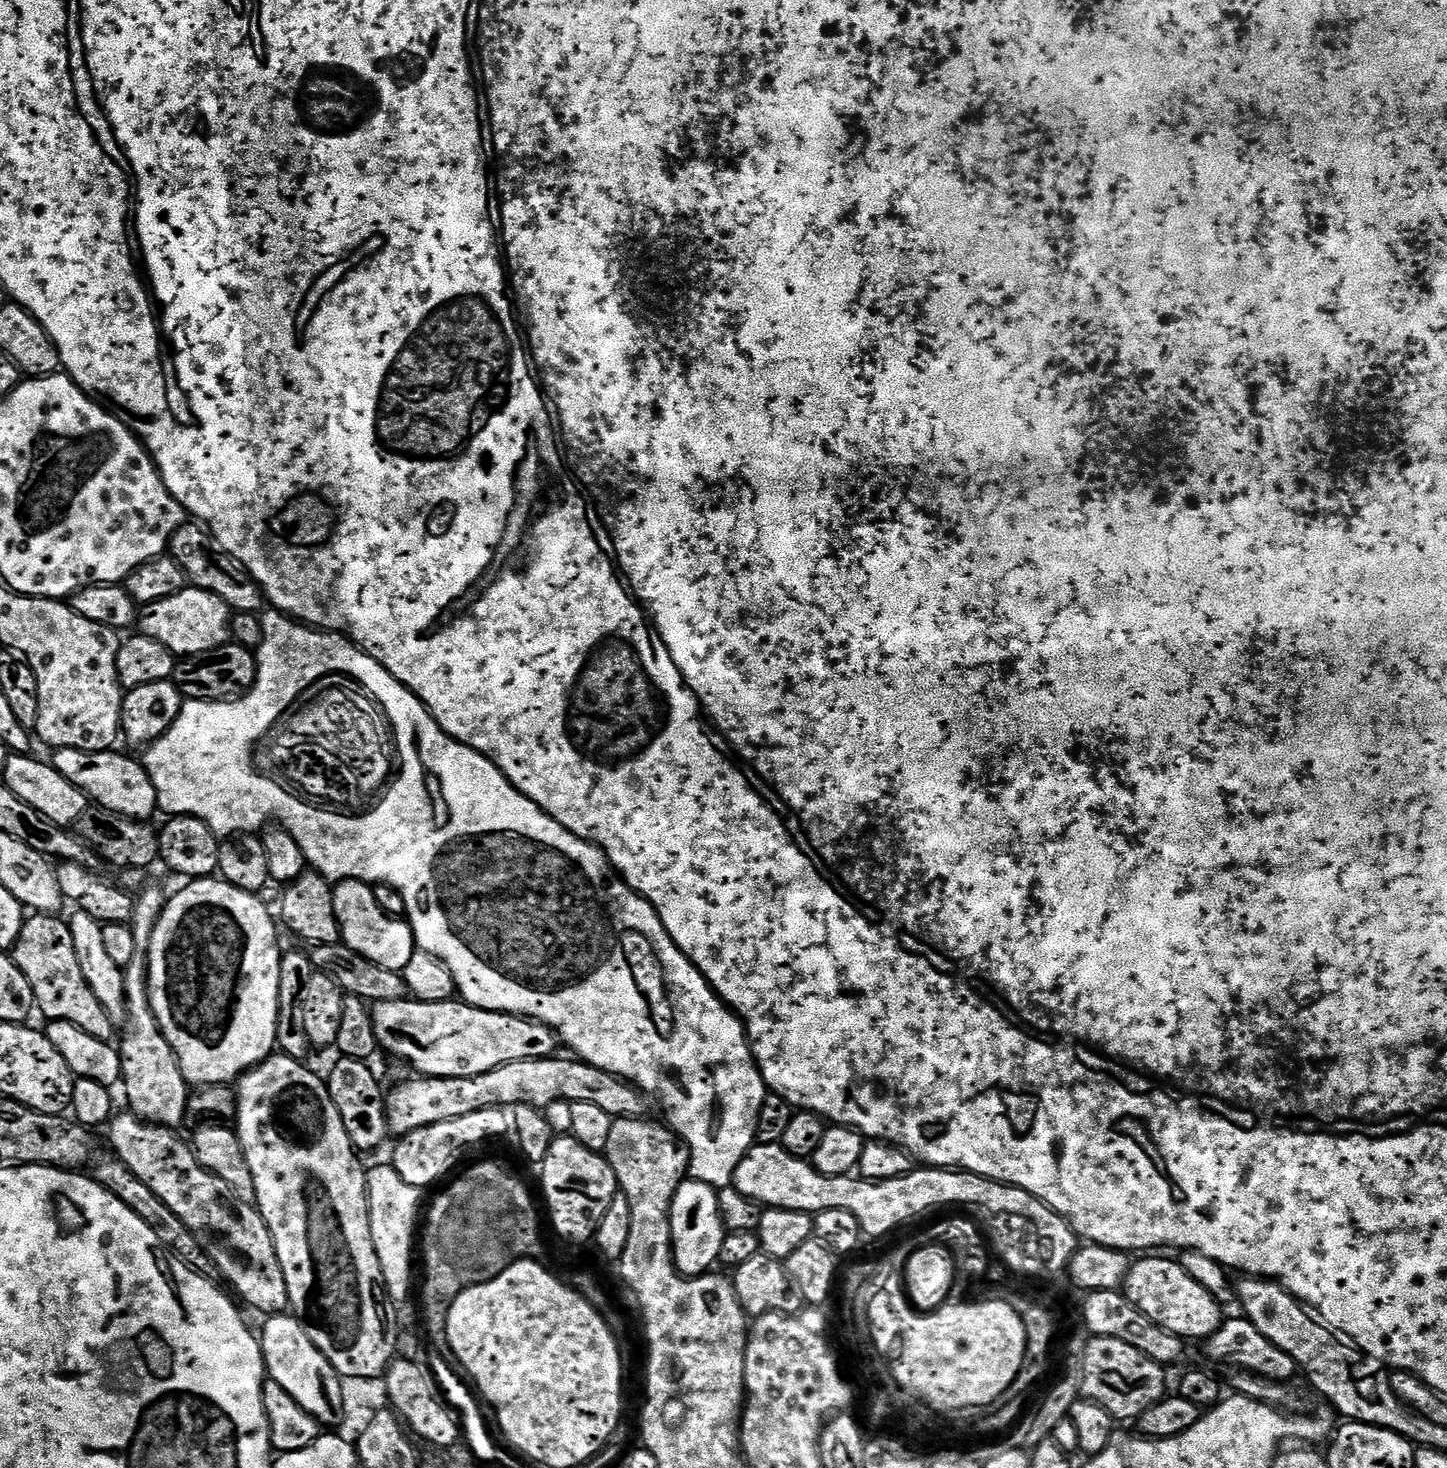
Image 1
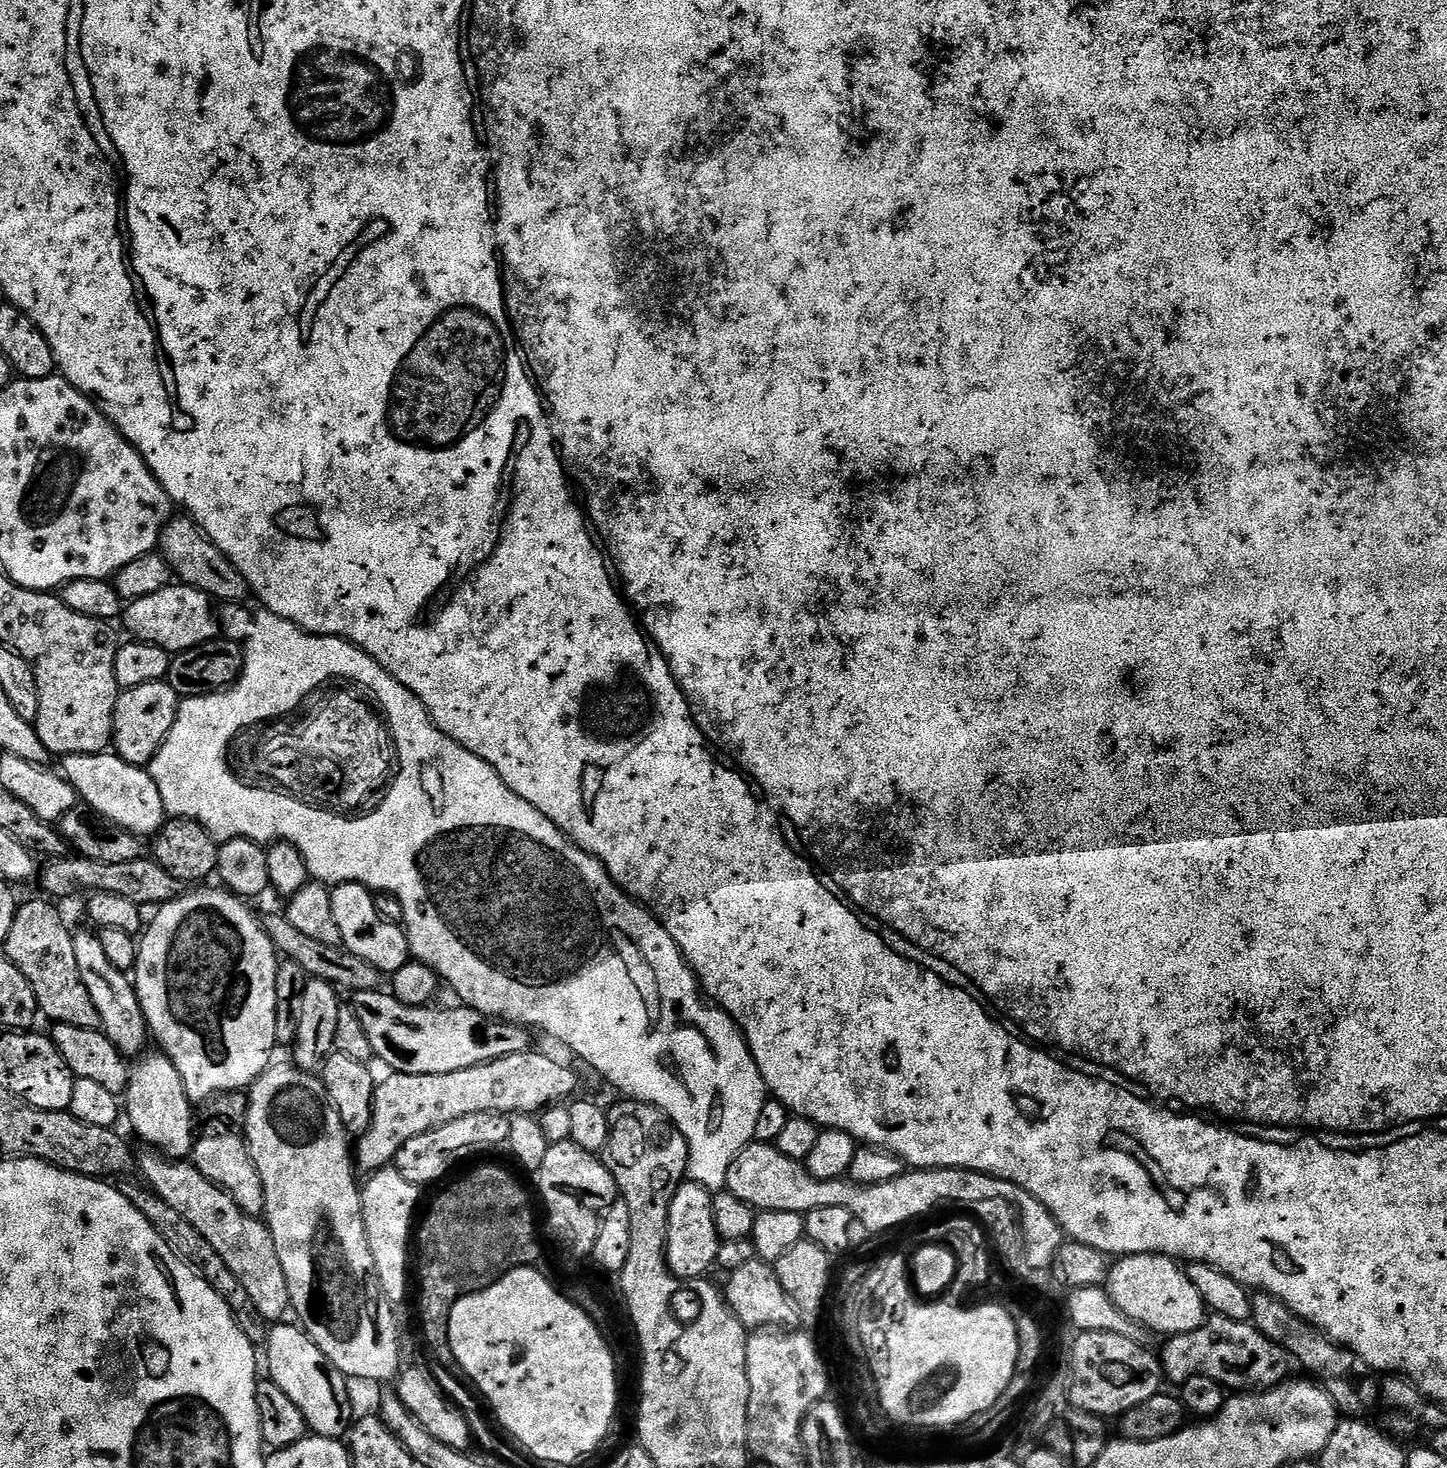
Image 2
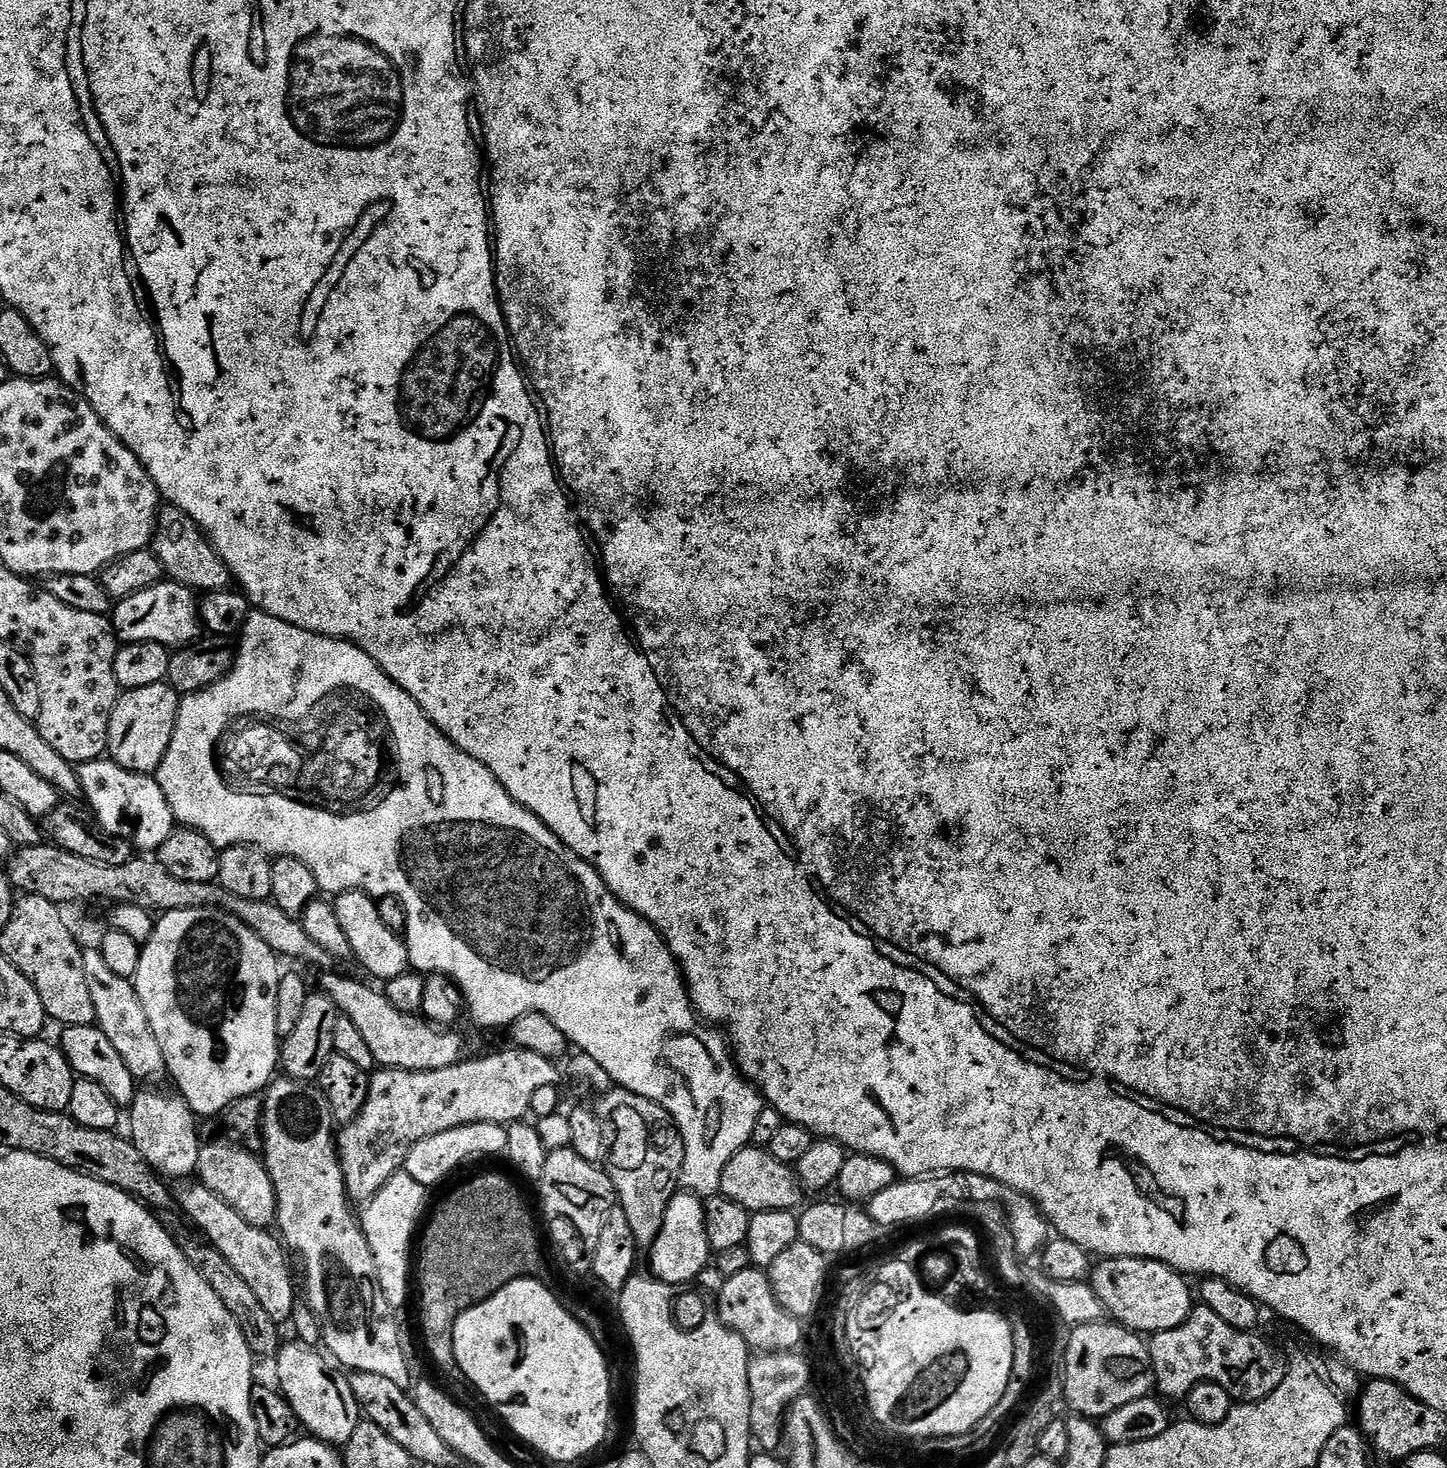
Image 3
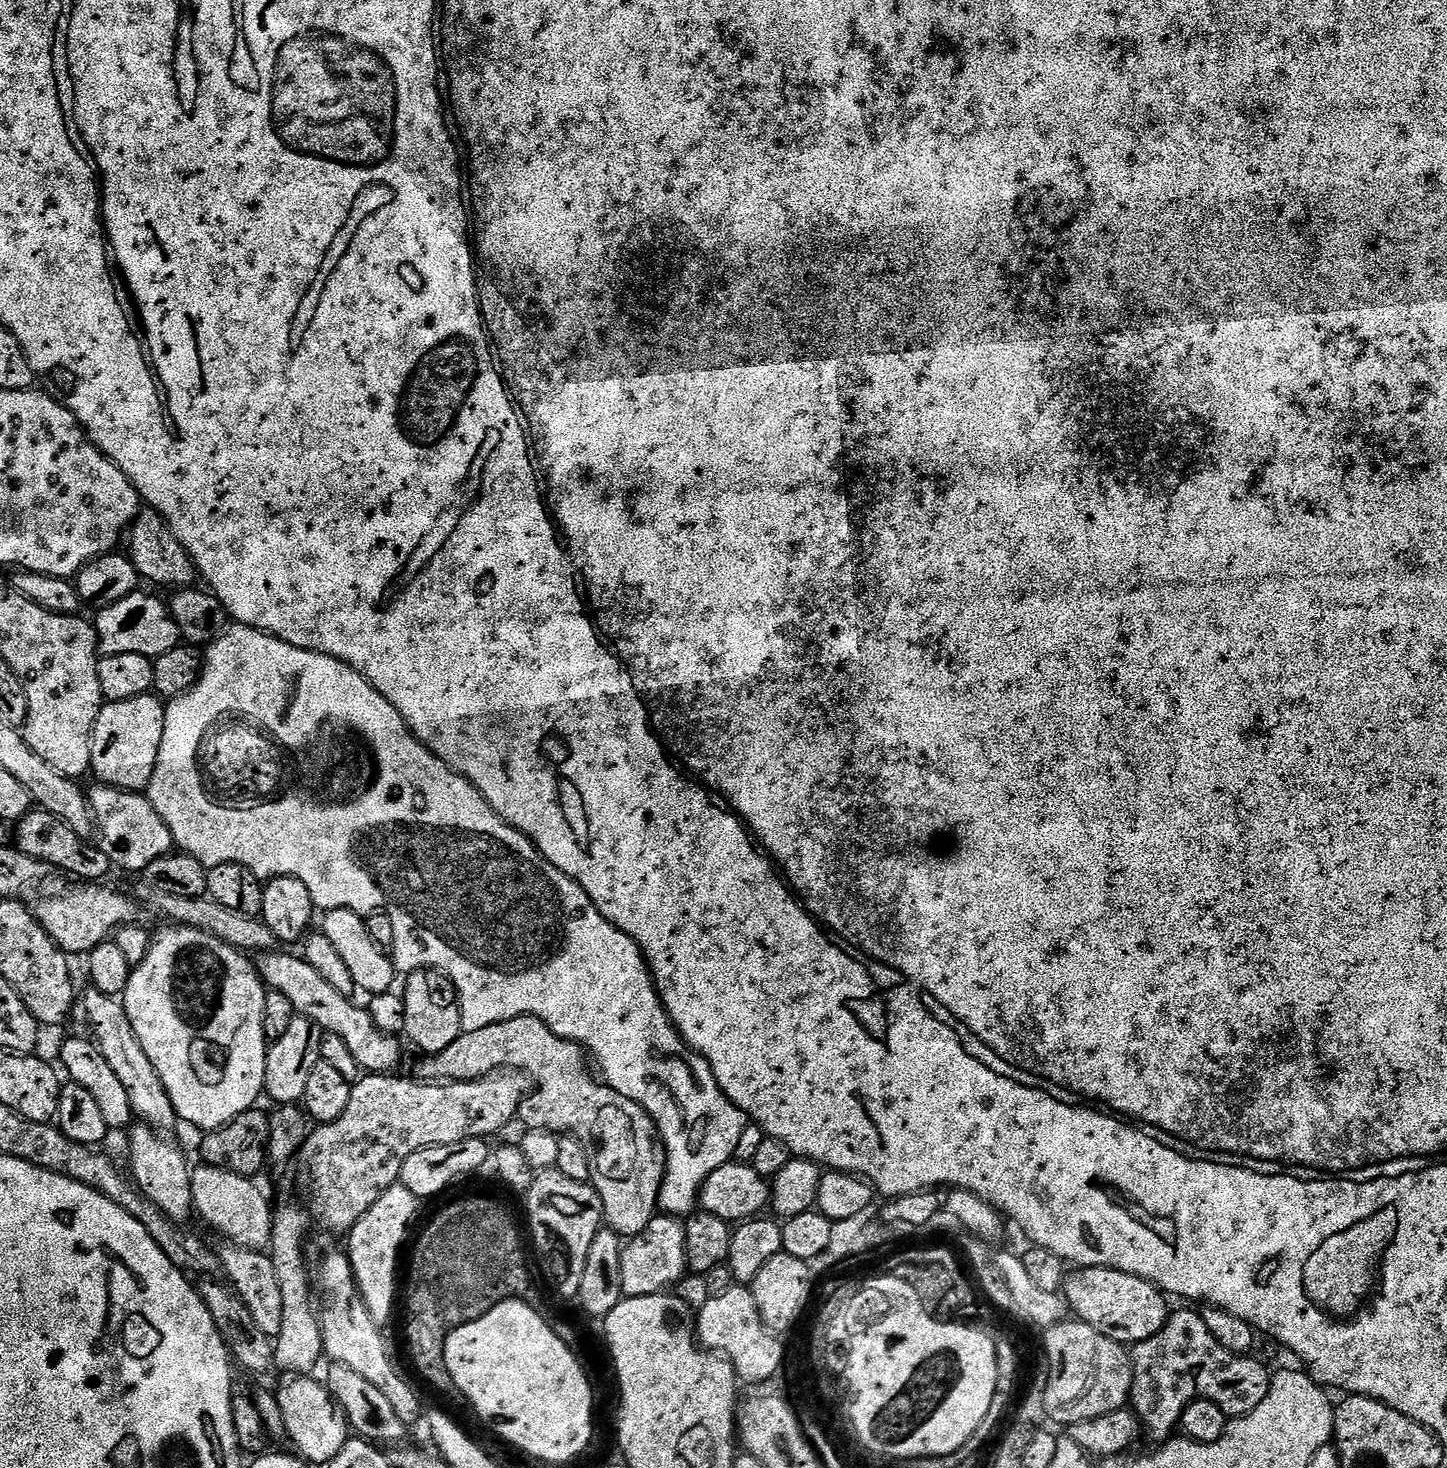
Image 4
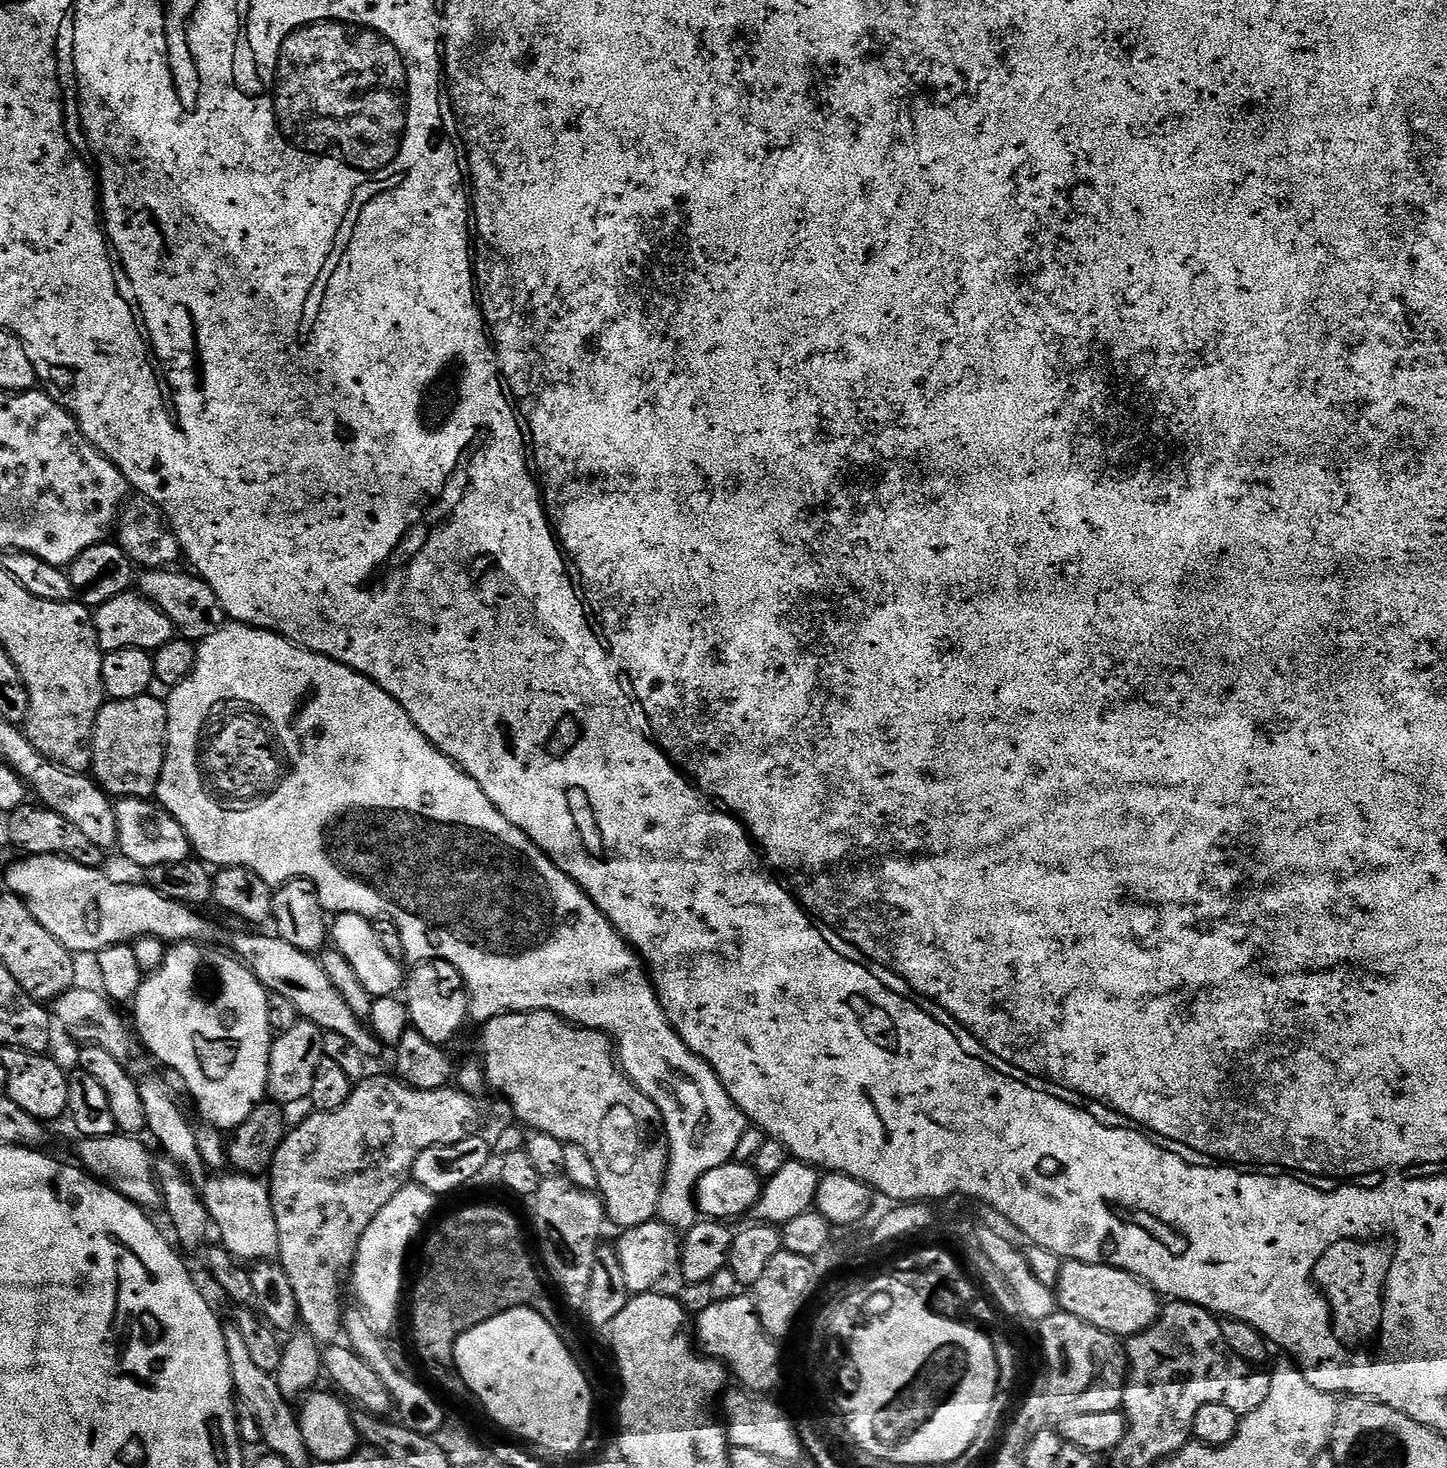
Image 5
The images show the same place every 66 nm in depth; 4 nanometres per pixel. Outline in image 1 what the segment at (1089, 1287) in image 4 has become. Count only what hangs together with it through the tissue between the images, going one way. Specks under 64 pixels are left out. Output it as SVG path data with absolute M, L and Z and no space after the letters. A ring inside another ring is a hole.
M1144 1254L1133 1259L1128 1265L1128 1273L1122 1285L1124 1296L1146 1318L1153 1320L1162 1330L1179 1336L1185 1342L1191 1340L1207 1341L1220 1328L1222 1305L1206 1286L1198 1286L1186 1270L1182 1270L1179 1259L1167 1260L1164 1254Z

